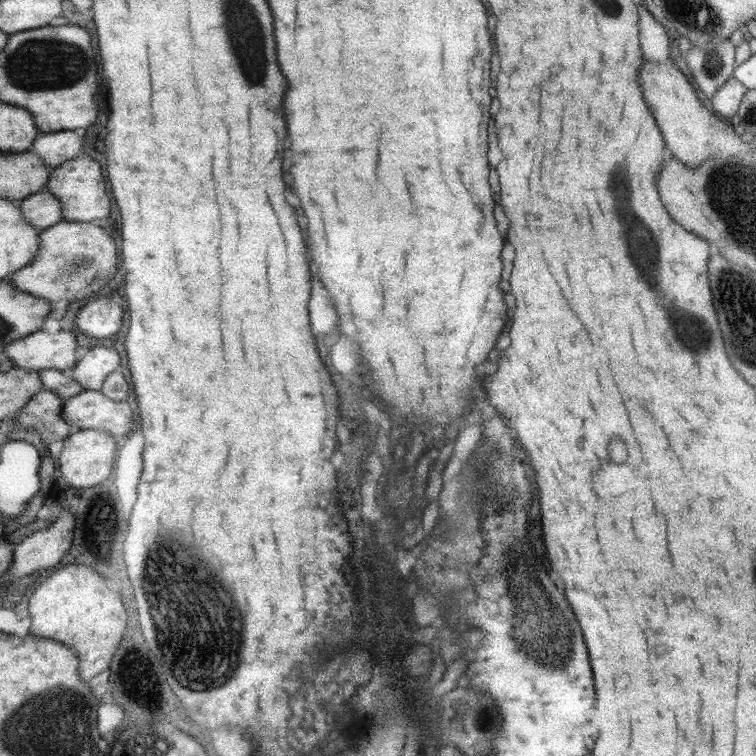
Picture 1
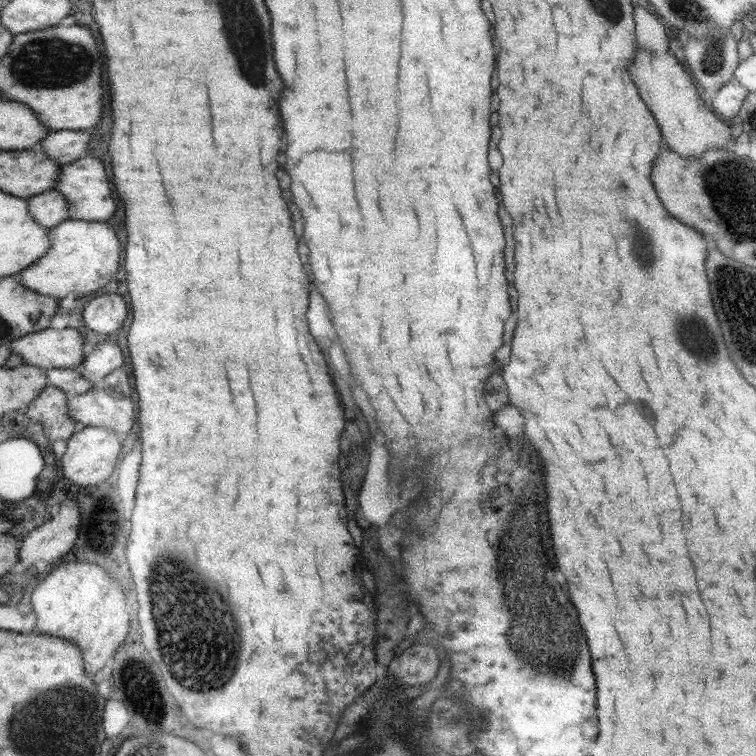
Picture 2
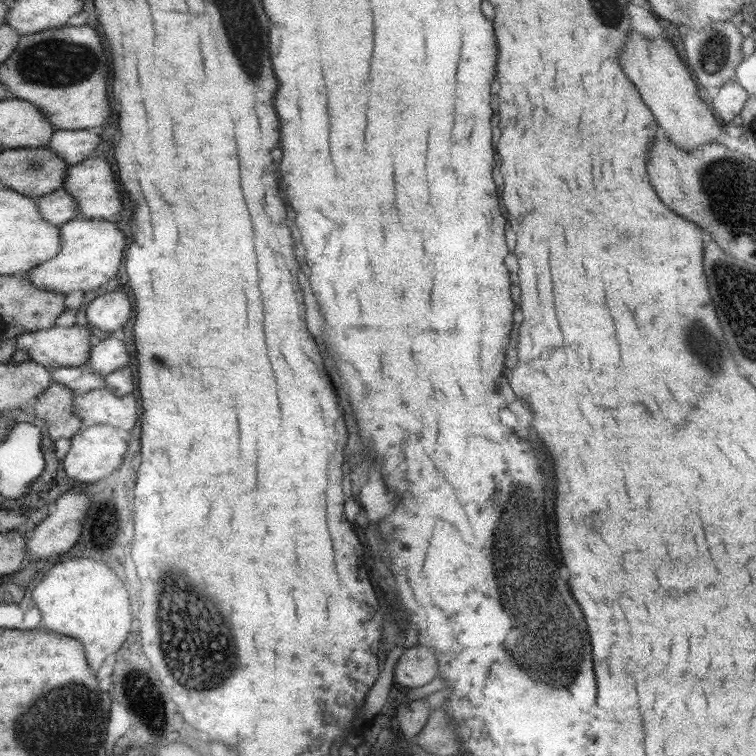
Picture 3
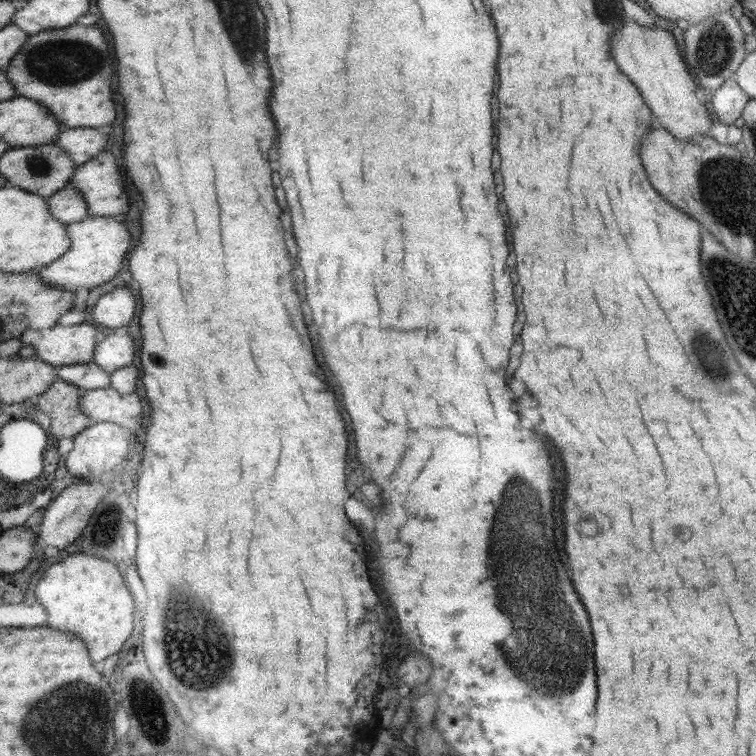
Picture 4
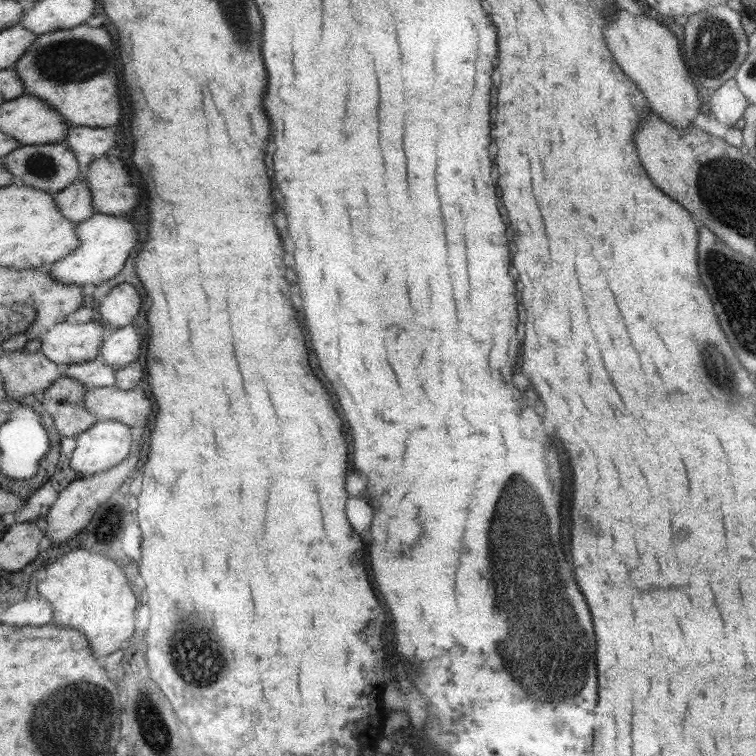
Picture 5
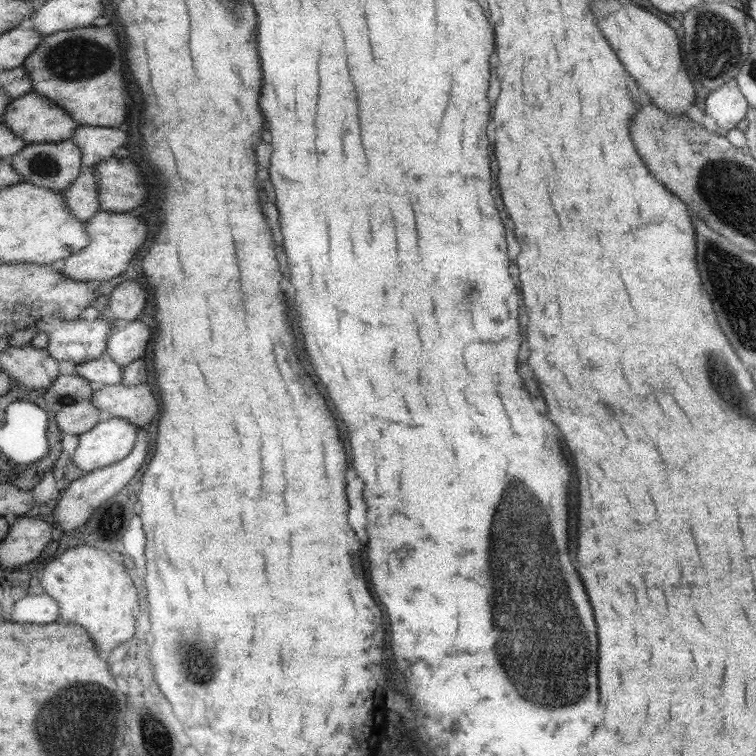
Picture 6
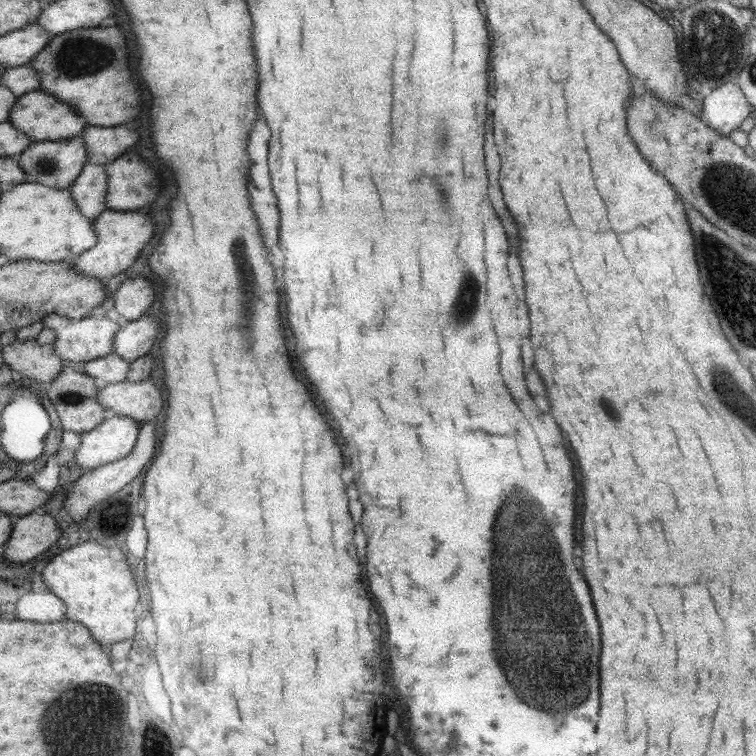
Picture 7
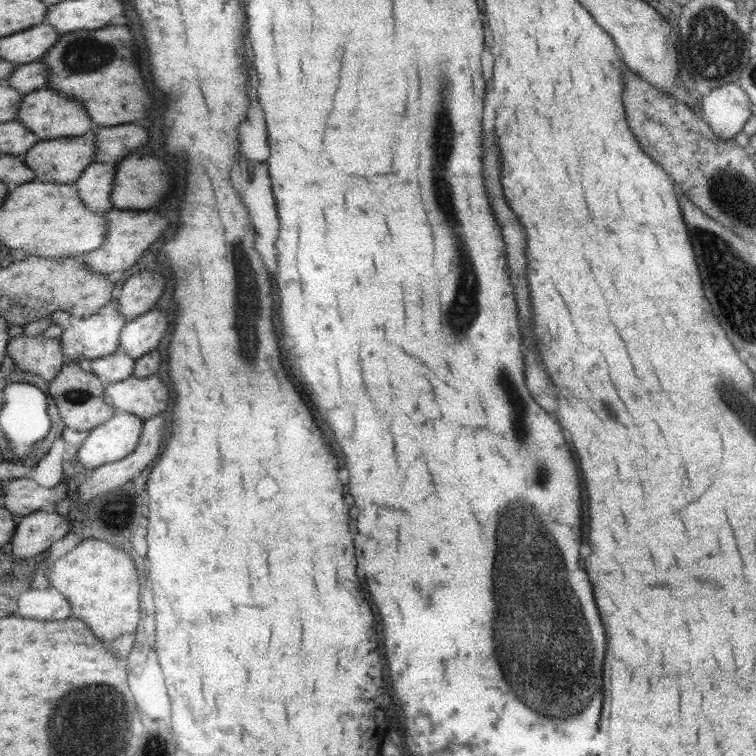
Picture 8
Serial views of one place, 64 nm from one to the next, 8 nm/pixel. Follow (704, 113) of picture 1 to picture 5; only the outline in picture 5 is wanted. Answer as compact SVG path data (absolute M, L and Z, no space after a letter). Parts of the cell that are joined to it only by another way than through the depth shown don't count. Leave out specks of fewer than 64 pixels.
M618 5L614 16L614 22L604 27L606 42L626 76L630 76L646 94L650 102L649 109L678 129L696 126L697 119L704 118L702 102L698 100L701 88L680 54L680 42L674 30L666 28L664 22L660 24L659 19L655 20L646 14L640 17L632 15Z

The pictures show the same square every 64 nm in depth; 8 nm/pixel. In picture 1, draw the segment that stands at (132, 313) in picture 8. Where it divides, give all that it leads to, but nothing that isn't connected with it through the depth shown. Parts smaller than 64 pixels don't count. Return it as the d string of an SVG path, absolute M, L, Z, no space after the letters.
M100 297L82 308L78 312L75 322L85 336L100 339L110 338L112 334L116 334L122 328L123 316L124 310L116 297Z

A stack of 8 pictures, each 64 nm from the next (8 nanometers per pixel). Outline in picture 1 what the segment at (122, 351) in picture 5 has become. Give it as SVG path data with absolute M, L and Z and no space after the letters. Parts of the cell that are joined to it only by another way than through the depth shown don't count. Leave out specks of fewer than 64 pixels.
M98 344L67 372L84 387L84 390L100 391L106 377L120 368L120 354L114 348L104 348Z

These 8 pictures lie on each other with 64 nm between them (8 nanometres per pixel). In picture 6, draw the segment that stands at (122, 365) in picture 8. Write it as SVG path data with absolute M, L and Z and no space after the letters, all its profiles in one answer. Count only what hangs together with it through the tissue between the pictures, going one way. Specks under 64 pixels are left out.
M106 353L96 360L74 365L74 368L73 374L86 378L97 388L120 383L125 370L120 364L114 363L112 357L108 357Z

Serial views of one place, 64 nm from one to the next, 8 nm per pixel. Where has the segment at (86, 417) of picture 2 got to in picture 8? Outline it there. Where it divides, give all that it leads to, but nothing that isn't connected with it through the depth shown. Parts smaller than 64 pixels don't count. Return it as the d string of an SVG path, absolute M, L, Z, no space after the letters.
M158 375L138 378L130 376L120 382L106 384L104 400L117 412L130 412L144 420L166 410L170 390Z

